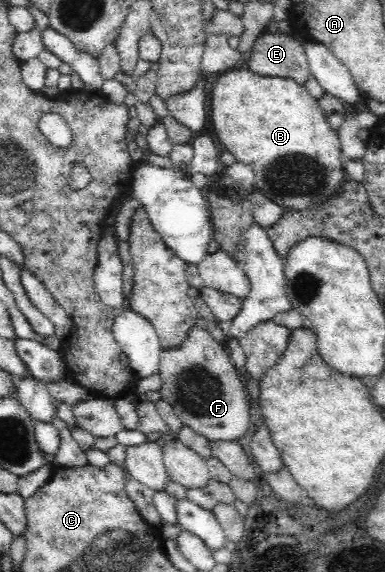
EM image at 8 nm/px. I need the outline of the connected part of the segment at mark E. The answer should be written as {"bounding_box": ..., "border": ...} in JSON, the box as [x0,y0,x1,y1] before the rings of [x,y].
{"bounding_box":[248,31,311,86],"border":[[[265,31],[257,37],[251,50],[253,54],[248,65],[255,74],[293,79],[296,84],[301,86],[306,84],[306,80],[311,75],[306,50],[298,35],[291,36],[290,33],[272,34]]]}

